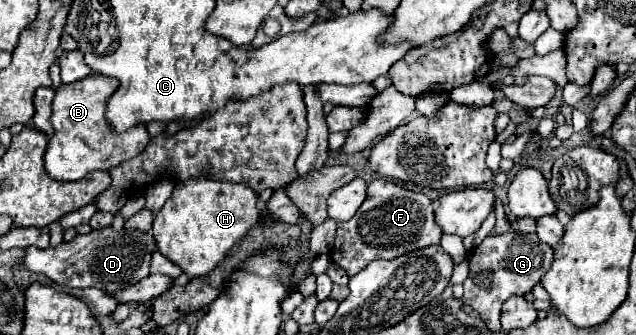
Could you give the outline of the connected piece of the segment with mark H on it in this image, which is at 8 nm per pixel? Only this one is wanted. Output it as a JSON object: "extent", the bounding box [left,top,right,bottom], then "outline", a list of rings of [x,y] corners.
{"extent":[151,180,259,280],"outline":[[[191,180],[175,186],[171,198],[155,214],[151,232],[157,242],[157,250],[171,262],[177,262],[183,274],[193,280],[207,276],[215,266],[219,266],[233,246],[237,246],[247,232],[257,226],[259,218],[257,196],[243,182]]]}

